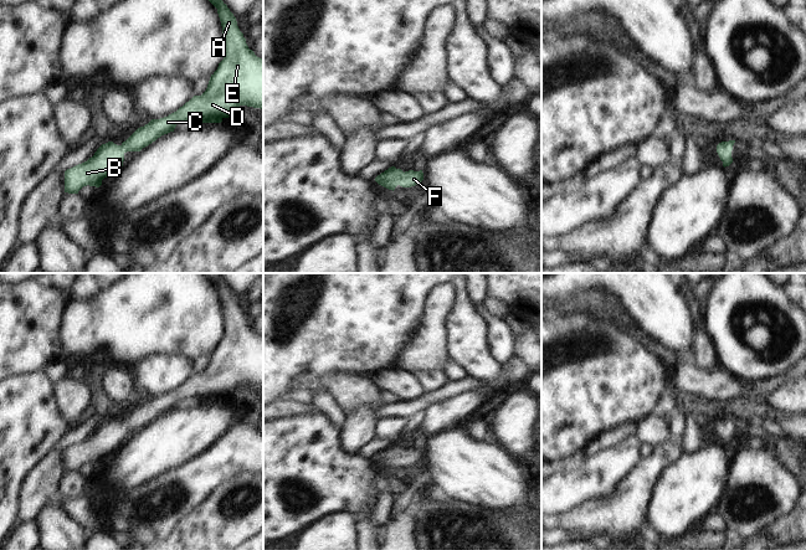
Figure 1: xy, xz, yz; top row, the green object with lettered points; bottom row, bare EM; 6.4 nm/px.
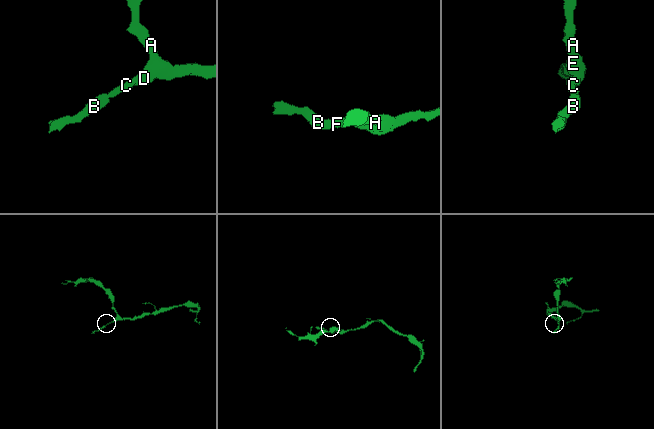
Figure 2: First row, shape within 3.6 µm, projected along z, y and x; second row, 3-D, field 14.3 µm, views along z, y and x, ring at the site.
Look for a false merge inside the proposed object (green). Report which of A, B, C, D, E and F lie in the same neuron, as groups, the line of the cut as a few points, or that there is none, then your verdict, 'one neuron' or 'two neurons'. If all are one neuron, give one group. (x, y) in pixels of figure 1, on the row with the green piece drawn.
A B C D E F | no cut | one neuron

